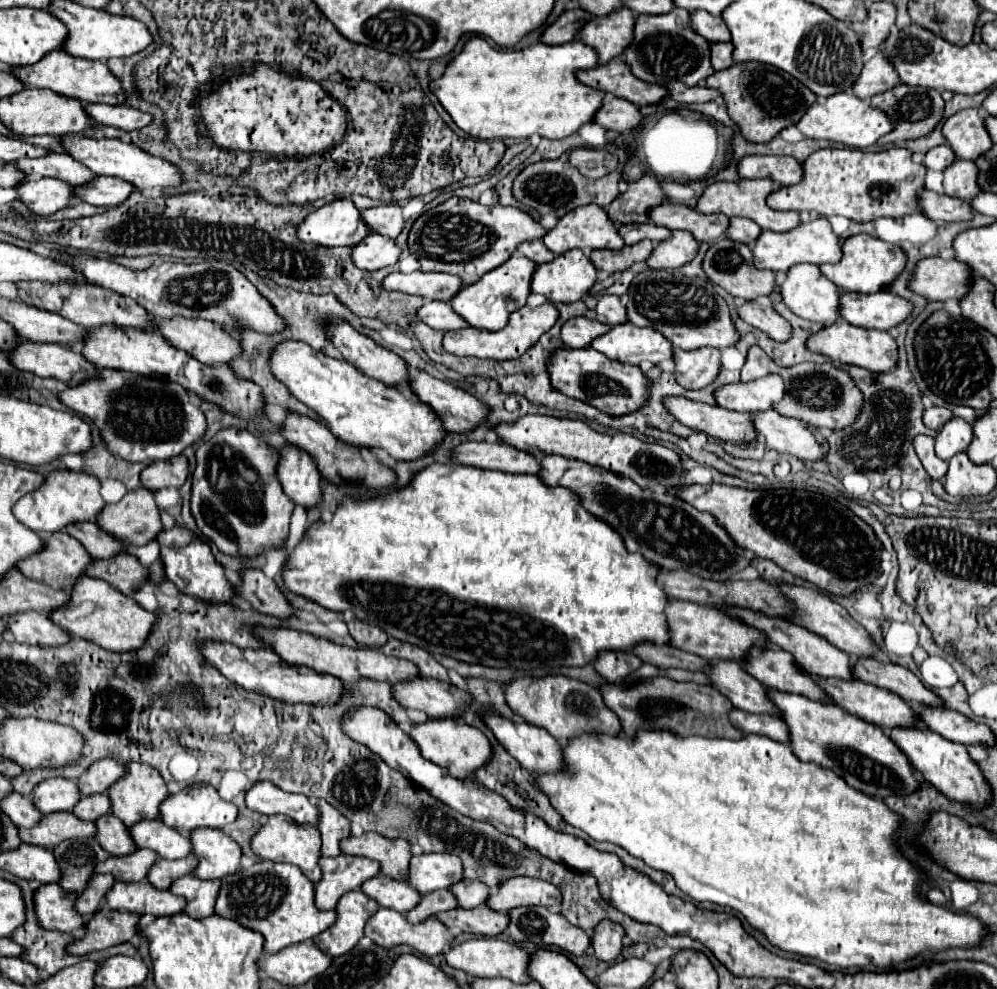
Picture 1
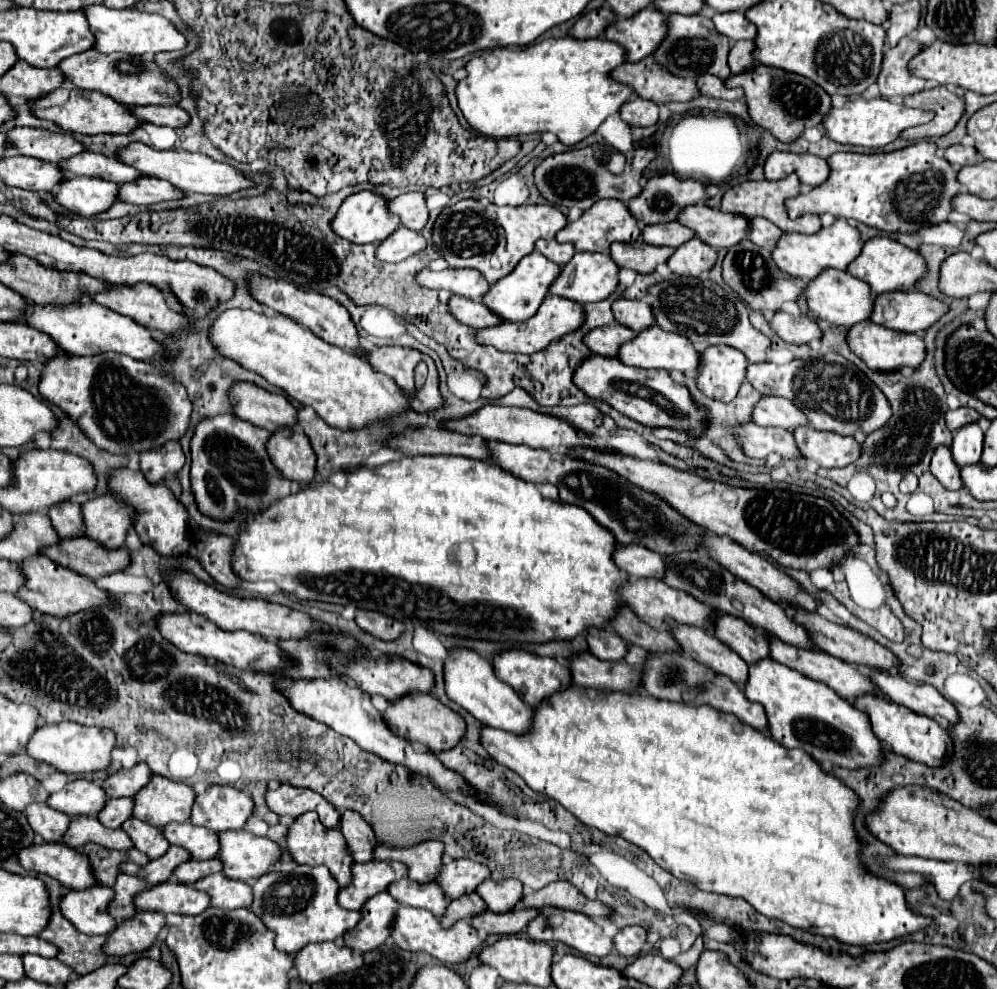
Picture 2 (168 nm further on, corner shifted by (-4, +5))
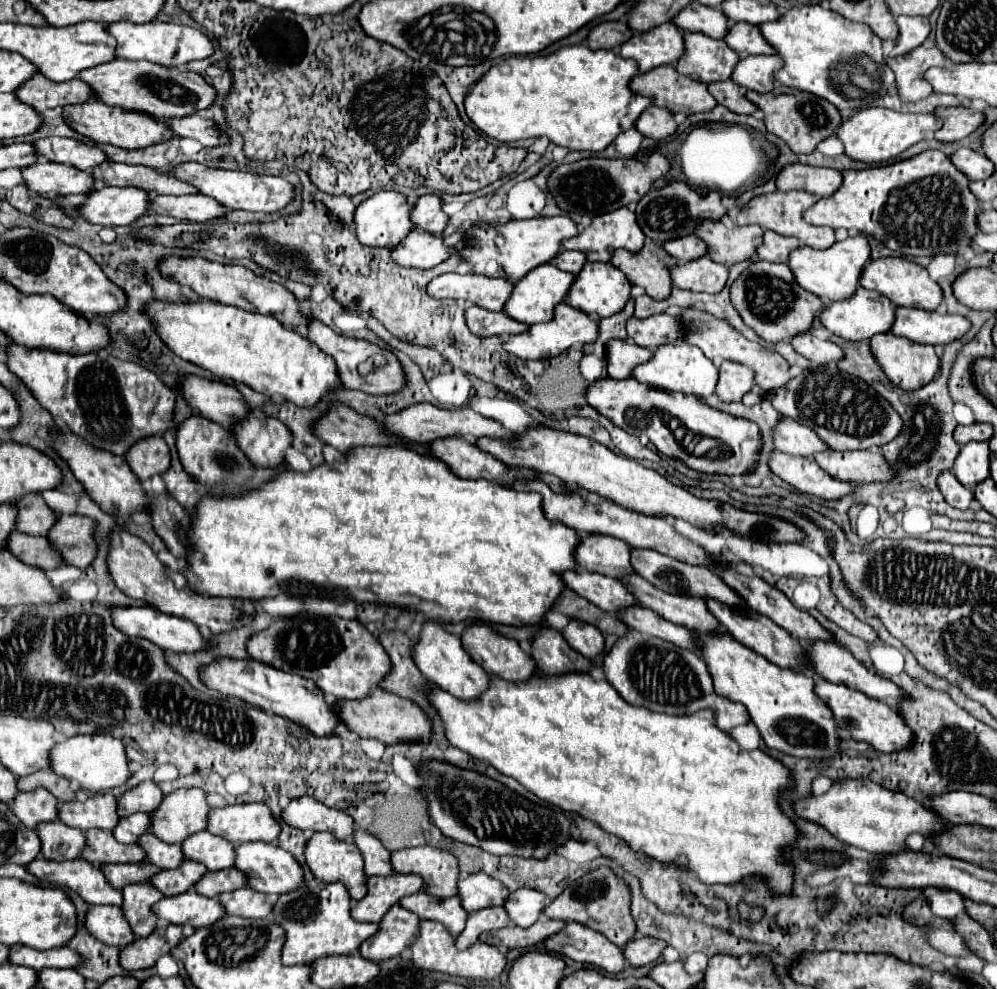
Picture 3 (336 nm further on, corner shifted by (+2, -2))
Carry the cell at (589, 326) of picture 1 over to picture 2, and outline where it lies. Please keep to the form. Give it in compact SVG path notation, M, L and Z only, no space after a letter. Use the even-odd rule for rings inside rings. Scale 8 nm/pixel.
M612 322L608 326L600 326L596 330L590 330L588 334L584 334L584 344L600 356L618 356L618 346L630 338L634 338L636 334L632 330L628 330L626 326L620 326L618 322Z

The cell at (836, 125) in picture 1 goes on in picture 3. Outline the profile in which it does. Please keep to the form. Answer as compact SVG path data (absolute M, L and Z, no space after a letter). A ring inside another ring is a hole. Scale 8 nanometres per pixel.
M868 107L858 111L852 119L844 121L838 129L838 139L842 139L846 147L846 155L854 161L862 163L884 163L896 159L902 151L912 147L922 139L932 139L934 133L942 127L942 119L932 113L914 115L914 113L898 113L882 107Z

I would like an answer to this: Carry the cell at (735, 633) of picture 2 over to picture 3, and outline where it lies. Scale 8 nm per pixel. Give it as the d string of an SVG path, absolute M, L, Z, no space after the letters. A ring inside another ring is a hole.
M634 573L634 577L622 577L622 579L630 585L630 591L638 597L638 603L642 607L652 609L666 621L694 631L718 631L716 617L706 609L706 603L700 597L682 597L666 593L650 585L638 573Z

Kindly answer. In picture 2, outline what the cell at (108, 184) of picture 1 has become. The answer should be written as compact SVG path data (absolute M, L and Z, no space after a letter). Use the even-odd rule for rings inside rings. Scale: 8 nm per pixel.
M144 176L140 182L124 182L120 184L120 200L130 204L156 204L160 200L180 198L182 192L176 190L170 182L160 178Z

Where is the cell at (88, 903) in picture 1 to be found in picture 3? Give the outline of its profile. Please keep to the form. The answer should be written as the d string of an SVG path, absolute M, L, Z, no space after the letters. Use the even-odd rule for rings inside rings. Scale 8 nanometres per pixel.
M150 883L126 885L122 893L124 893L122 911L126 913L132 931L136 933L136 937L148 937L158 925L158 917L154 915L152 905L158 903L164 895Z

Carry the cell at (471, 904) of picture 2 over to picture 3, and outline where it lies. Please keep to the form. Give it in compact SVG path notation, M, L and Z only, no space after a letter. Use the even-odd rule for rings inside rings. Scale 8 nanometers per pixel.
M486 907L482 911L470 913L466 929L456 937L456 947L458 949L468 949L468 945L478 943L482 933L508 927L510 923L512 921L510 921L510 917L508 917L504 907Z

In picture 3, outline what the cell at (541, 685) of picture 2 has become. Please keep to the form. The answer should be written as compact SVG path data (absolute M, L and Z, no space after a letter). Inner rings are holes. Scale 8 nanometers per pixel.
M470 625L462 631L462 645L488 675L506 681L526 681L536 671L528 653L514 639L502 637L488 625Z

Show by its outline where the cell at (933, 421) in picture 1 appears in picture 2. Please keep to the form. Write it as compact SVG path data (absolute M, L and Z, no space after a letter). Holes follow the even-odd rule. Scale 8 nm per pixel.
M956 408L956 410L948 410L944 414L944 420L946 420L946 426L950 428L950 432L956 432L960 426L968 424L968 422L976 422L980 416L976 410L972 408Z

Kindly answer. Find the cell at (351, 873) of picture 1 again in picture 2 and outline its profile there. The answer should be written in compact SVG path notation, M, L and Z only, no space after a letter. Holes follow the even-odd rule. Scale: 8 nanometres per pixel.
M354 862L352 864L352 882L348 888L340 888L338 902L348 910L360 910L362 904L388 888L394 880L400 880L408 874L408 868L402 862Z

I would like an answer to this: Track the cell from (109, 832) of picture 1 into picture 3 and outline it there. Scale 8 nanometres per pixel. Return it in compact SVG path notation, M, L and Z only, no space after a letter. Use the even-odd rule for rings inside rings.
M152 833L140 837L138 845L146 851L148 861L158 865L160 869L174 869L174 867L182 865L182 861L184 861L184 853L182 853L180 845L168 845L164 841L160 841L158 837L154 837Z

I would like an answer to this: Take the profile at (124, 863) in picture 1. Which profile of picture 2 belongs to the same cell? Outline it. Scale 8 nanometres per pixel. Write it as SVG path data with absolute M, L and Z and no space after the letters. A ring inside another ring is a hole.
M170 846L168 854L162 854L160 858L150 860L146 866L132 866L130 874L144 878L146 882L150 882L154 886L154 884L170 880L172 870L186 860L190 860L190 854L186 850L182 850L180 846Z

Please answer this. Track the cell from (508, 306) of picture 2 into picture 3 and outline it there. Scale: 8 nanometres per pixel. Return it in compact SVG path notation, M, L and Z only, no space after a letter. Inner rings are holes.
M546 263L546 265L540 265L538 269L530 271L524 279L520 279L514 287L514 293L510 295L510 299L506 301L506 307L504 311L520 321L520 323L526 323L526 325L534 325L534 323L546 323L554 317L554 307L558 303L562 303L570 291L570 285L574 283L576 275L572 273L566 273L562 269L558 269L556 265L552 263Z

